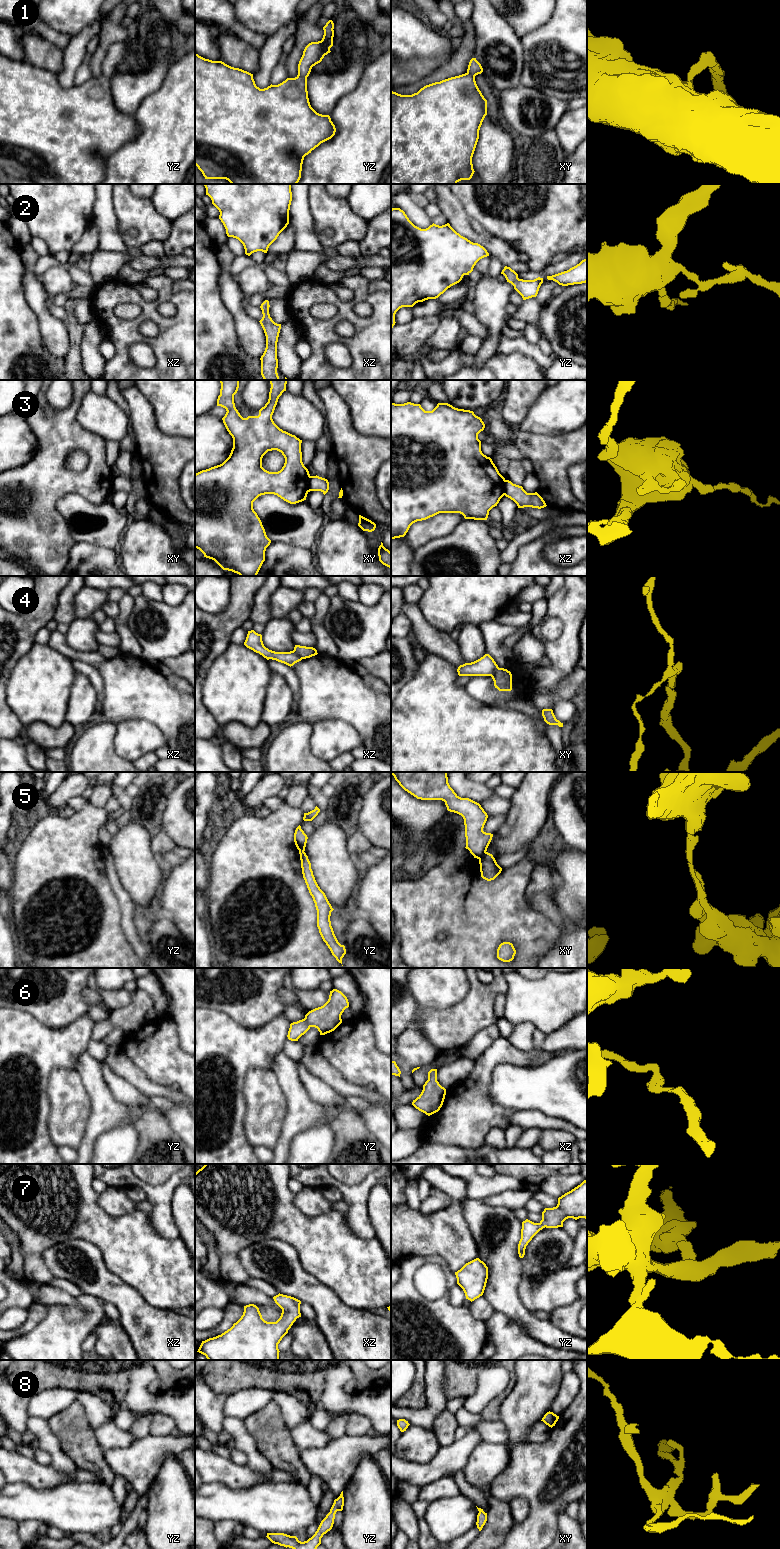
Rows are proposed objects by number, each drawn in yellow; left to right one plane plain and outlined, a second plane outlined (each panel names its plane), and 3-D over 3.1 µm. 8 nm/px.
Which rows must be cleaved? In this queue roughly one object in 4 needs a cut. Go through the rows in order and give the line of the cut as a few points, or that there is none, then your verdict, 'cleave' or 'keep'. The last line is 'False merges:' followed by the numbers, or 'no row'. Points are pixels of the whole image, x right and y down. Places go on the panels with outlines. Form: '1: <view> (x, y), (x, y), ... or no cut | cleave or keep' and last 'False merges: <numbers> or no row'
1: no cut | keep
2: no cut | keep
3: xy (310, 476), (308, 491) | cleave
4: xy (498, 667), (491, 676) | cleave
5: xy (486, 852), (479, 859) | cleave
6: no cut | keep
7: no cut | keep
8: no cut | keep
False merges: 3, 4, 5

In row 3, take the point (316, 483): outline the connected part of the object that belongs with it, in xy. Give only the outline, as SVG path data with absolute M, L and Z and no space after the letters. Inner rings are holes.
M310 476L308 483L308 491L321 491L324 495L329 490L329 482L327 479L319 476Z

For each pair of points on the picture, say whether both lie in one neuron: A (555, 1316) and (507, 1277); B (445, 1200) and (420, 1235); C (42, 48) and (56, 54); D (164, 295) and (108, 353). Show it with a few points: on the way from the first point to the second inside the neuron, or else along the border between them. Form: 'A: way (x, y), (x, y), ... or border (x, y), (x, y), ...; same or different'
A: border (549, 1321), (555, 1325); different
B: border (452, 1200), (445, 1208), (428, 1214), (419, 1210); different
C: way (45, 51), (48, 54), (53, 54); same
D: border (109, 339), (114, 346), (115, 354), (106, 361); different

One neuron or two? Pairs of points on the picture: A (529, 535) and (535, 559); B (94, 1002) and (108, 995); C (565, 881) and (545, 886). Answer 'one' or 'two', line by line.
A: two
B: two
C: two

